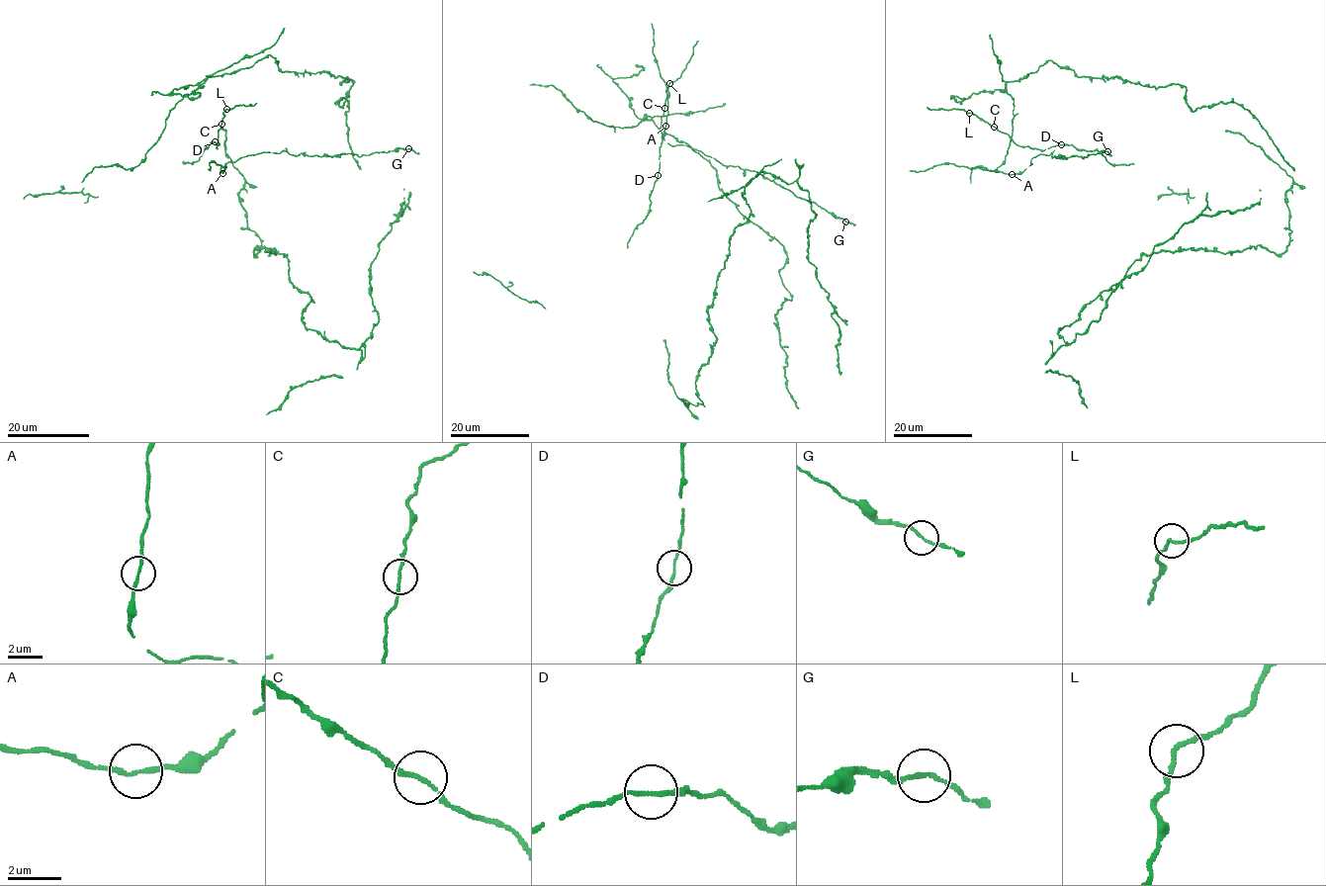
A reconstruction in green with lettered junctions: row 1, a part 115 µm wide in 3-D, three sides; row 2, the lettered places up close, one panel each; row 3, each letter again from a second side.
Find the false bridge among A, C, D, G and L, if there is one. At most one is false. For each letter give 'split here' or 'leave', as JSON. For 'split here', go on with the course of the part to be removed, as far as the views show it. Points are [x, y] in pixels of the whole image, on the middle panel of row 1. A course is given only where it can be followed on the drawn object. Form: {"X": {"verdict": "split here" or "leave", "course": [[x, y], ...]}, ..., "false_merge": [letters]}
{"A": {"verdict": "leave"}, "C": {"verdict": "leave"}, "D": {"verdict": "leave"}, "G": {"verdict": "leave"}, "L": {"verdict": "leave"}, "false_merge": []}

